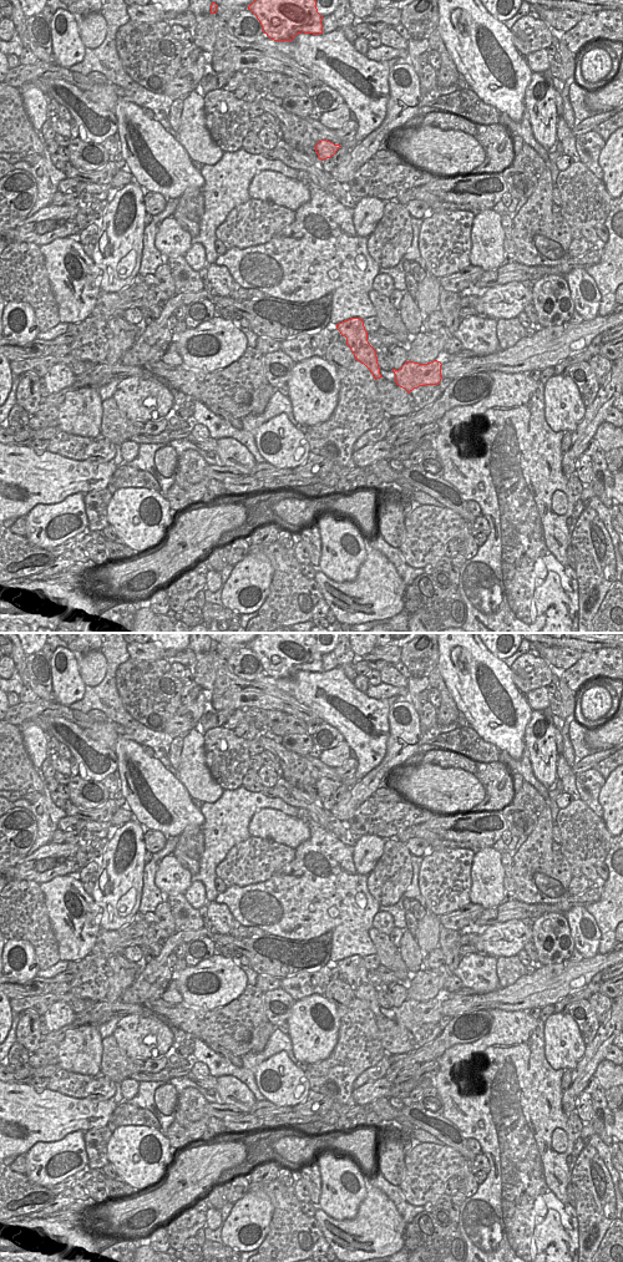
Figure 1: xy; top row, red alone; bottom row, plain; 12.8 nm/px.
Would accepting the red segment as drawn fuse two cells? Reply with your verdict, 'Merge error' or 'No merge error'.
Merge error

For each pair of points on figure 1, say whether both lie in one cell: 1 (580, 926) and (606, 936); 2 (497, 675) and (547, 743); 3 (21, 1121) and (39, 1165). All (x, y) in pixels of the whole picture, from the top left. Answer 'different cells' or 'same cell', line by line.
1: different cells
2: different cells
3: different cells

